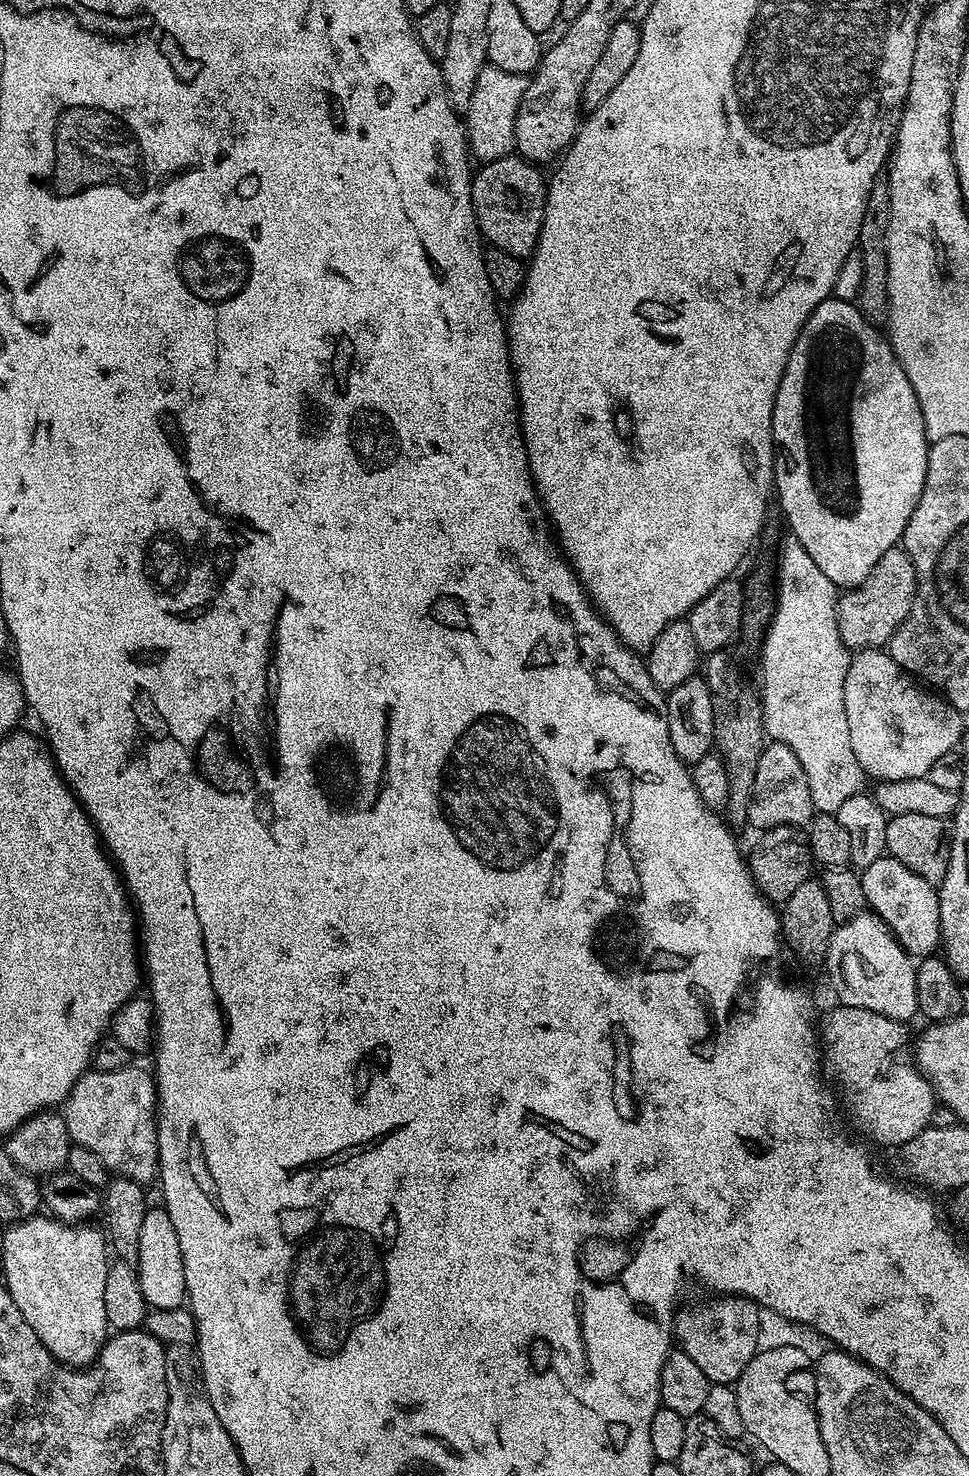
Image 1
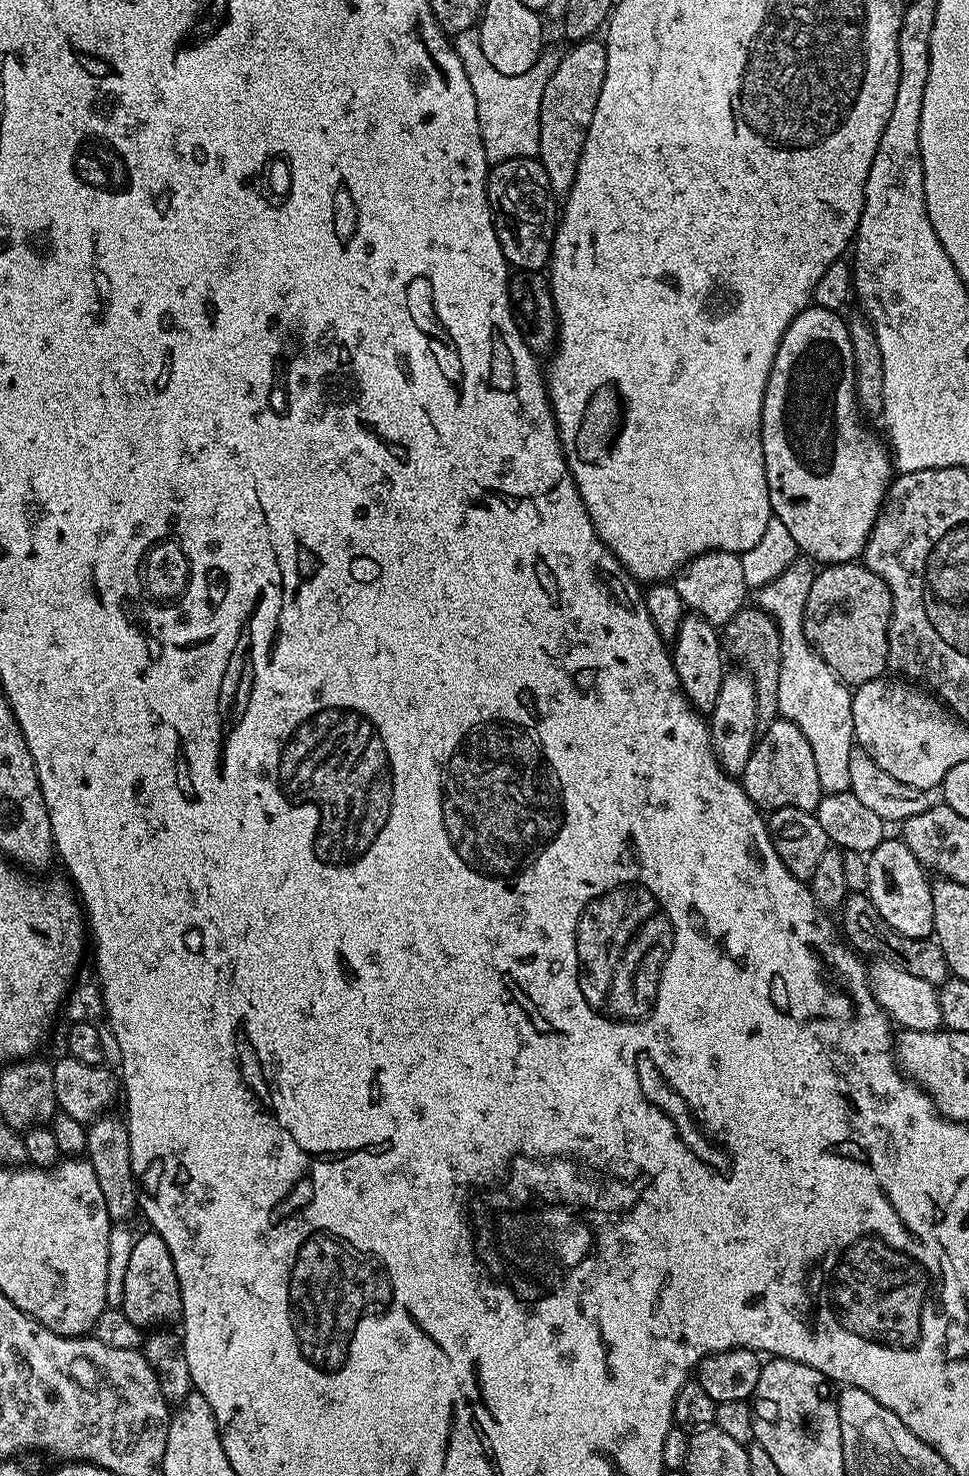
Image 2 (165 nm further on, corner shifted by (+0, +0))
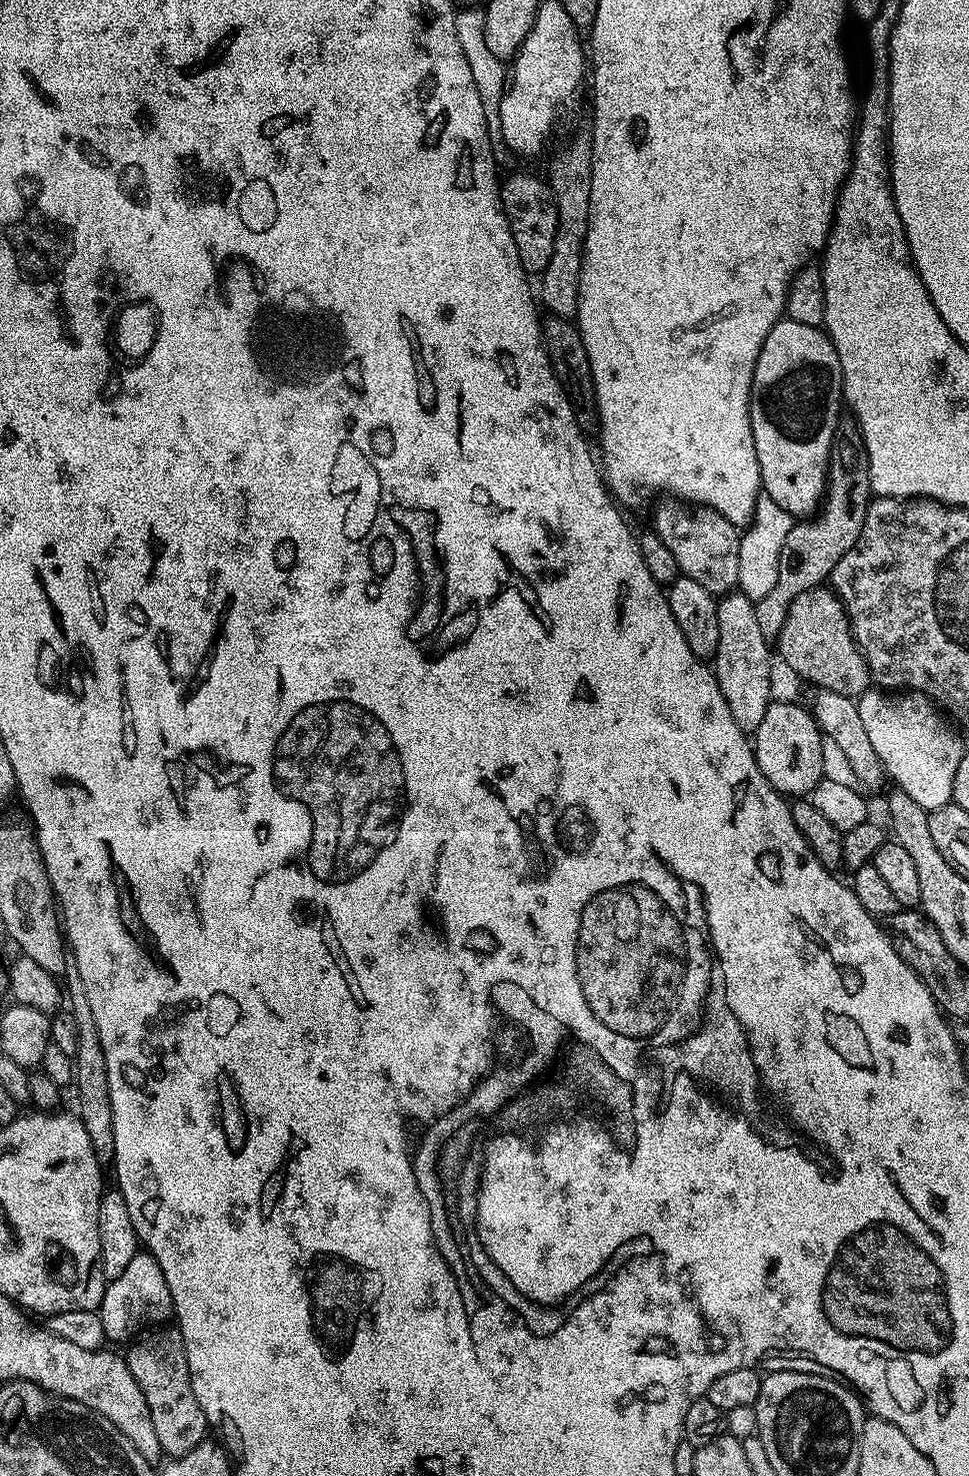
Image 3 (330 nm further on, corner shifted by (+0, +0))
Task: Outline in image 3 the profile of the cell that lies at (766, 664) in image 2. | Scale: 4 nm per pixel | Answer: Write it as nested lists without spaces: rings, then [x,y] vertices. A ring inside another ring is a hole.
[[[841,419],[836,426],[828,455],[828,482],[824,486],[824,499],[818,511],[811,518],[793,523],[790,534],[786,534],[786,542],[782,542],[778,582],[774,582],[774,590],[770,590],[766,598],[755,601],[758,627],[769,638],[780,635],[790,602],[794,602],[798,594],[806,594],[806,590],[821,587],[831,577],[842,554],[846,554],[846,550],[858,542],[858,534],[862,534],[862,522],[866,522],[866,510],[873,499],[870,470],[860,427],[855,419],[847,419]]]

